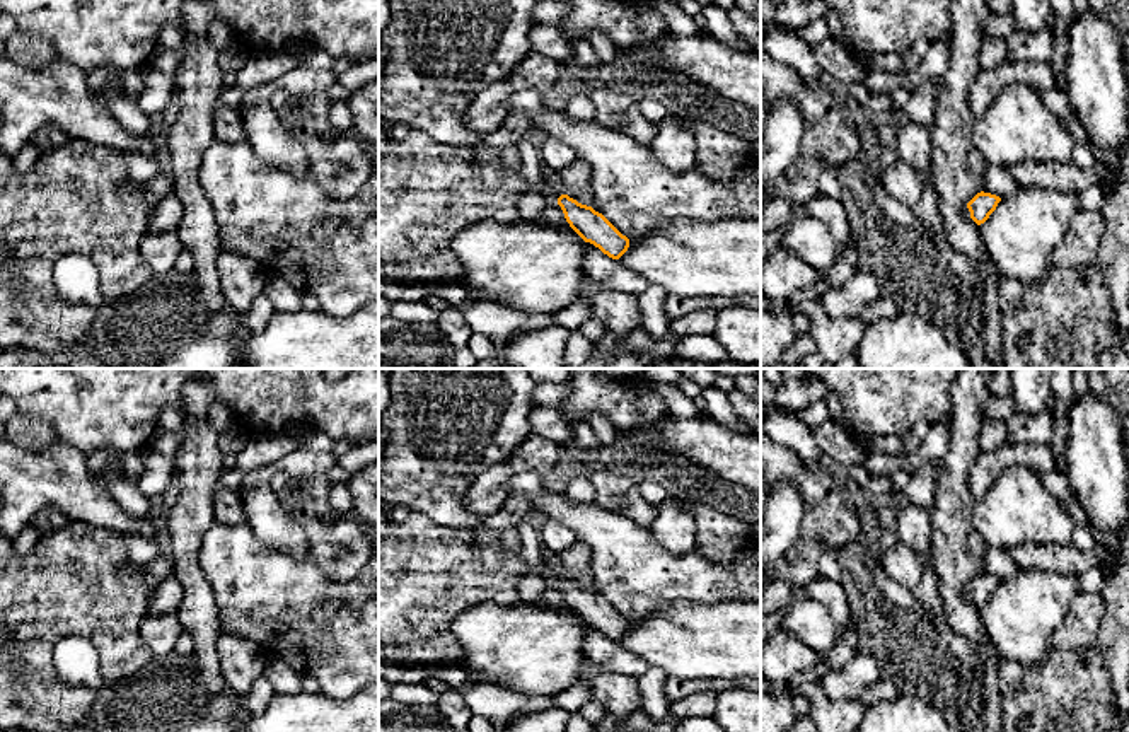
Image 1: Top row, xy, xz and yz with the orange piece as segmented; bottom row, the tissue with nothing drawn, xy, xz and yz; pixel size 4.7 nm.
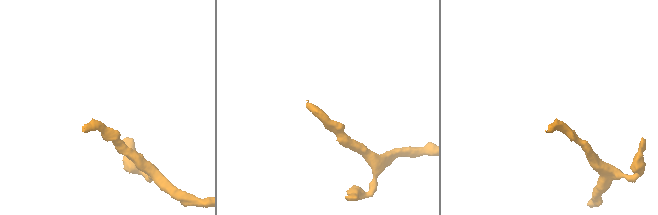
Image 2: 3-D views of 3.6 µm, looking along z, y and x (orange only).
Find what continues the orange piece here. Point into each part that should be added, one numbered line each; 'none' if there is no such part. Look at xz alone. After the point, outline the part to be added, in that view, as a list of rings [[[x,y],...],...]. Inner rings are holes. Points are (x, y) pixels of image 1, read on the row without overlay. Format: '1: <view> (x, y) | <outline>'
1: xz (553, 562) | [[[544,551],[542,560],[547,563],[547,566],[551,568],[551,575],[553,578],[558,582],[561,577],[564,577],[564,570],[561,566],[559,561],[559,555],[558,553],[547,553]]]

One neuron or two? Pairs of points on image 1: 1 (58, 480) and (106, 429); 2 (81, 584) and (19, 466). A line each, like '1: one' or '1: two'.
1: two
2: two

